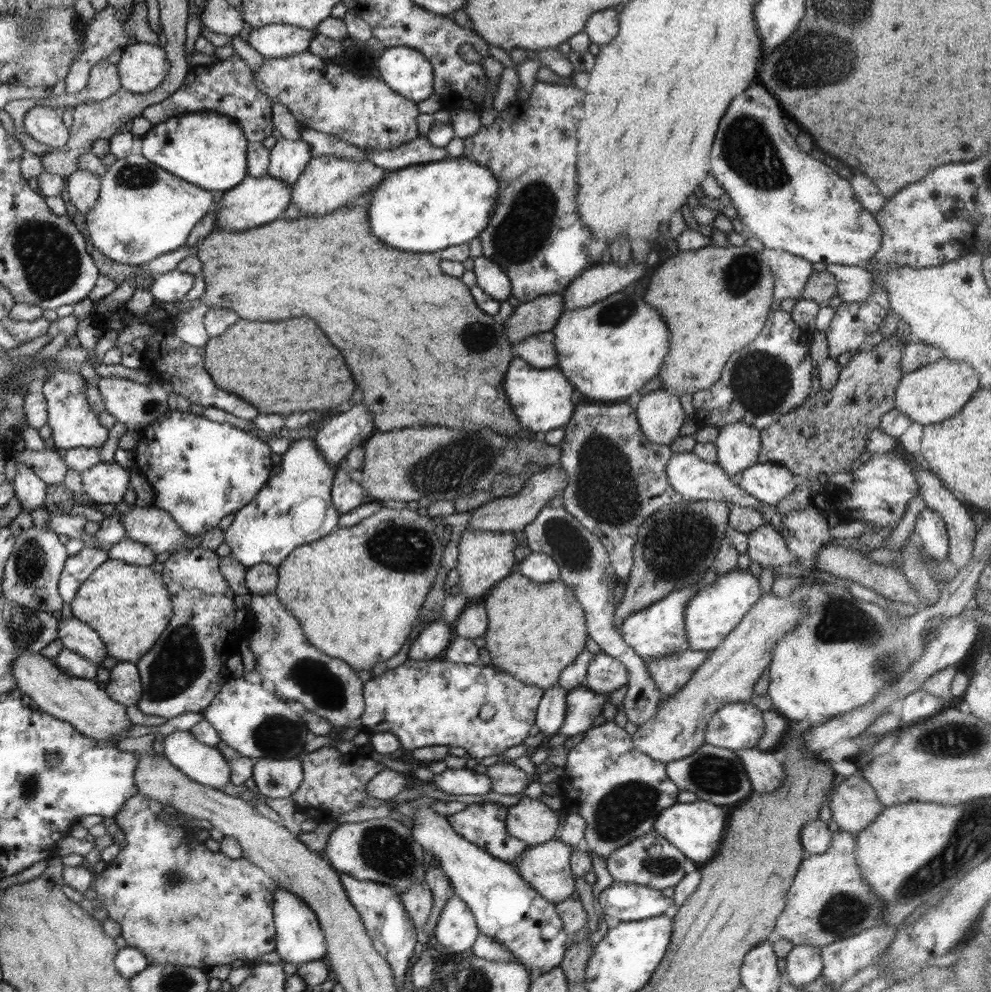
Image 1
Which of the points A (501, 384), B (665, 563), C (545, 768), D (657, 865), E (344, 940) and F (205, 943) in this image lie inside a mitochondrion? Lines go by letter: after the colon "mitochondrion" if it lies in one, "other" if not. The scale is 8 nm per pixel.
A: other
B: mitochondrion
C: other
D: mitochondrion
E: other
F: other

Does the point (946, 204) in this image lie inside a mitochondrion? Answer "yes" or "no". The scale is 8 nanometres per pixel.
yes

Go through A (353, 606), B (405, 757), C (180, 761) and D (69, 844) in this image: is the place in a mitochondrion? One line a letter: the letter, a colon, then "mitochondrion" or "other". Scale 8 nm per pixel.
A: other
B: other
C: other
D: other

